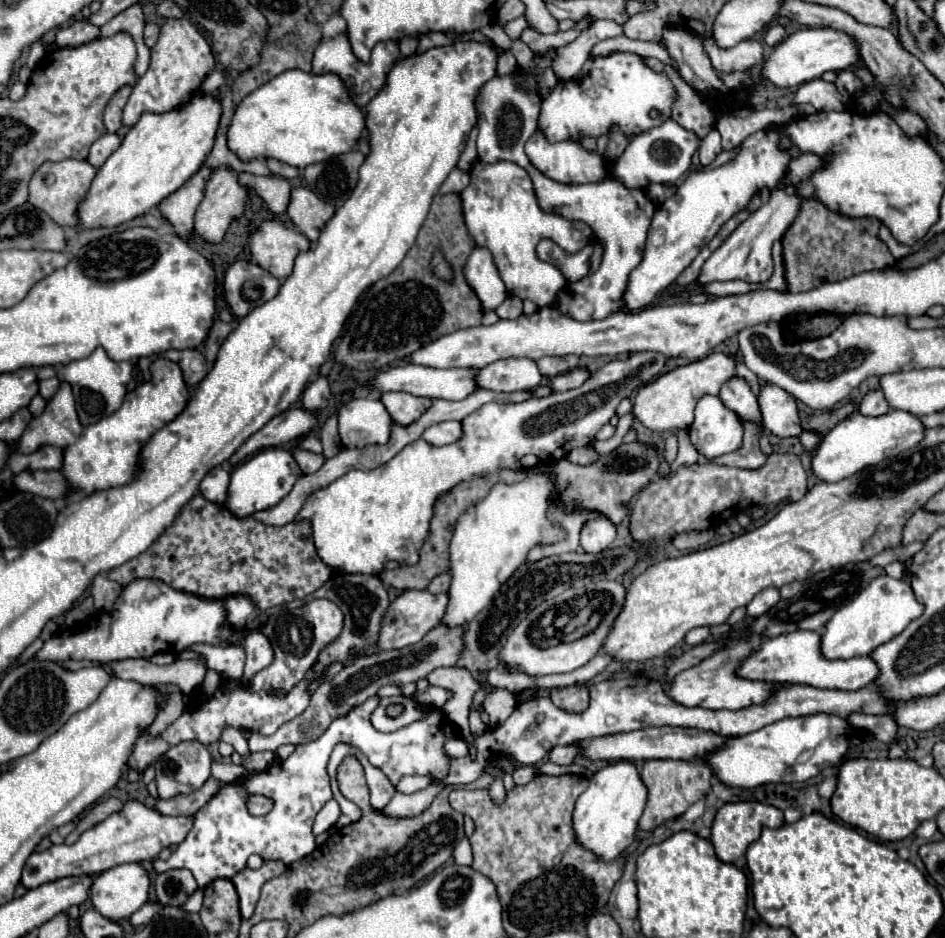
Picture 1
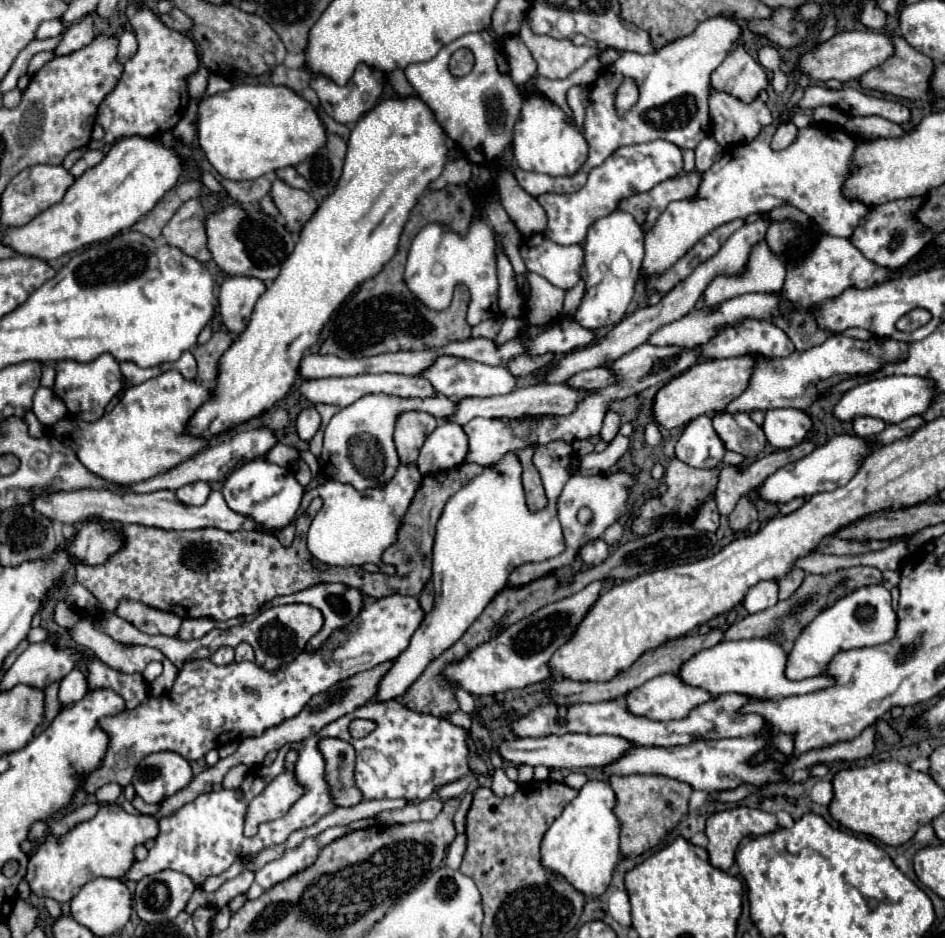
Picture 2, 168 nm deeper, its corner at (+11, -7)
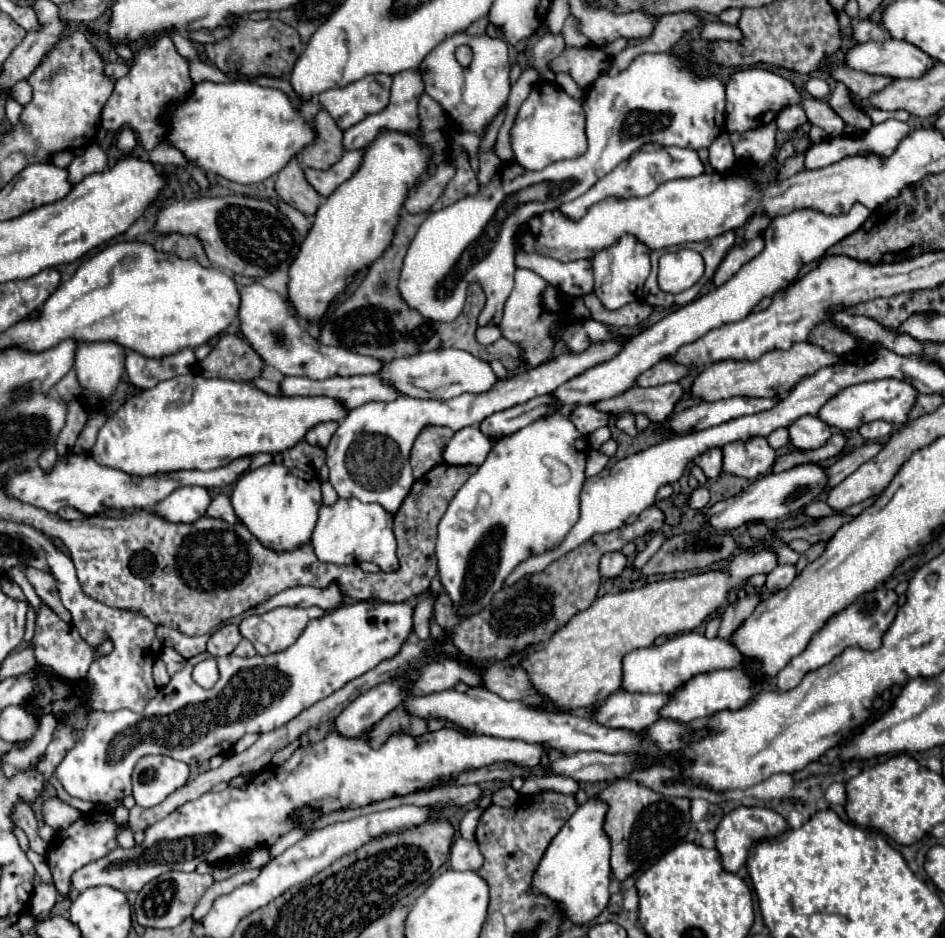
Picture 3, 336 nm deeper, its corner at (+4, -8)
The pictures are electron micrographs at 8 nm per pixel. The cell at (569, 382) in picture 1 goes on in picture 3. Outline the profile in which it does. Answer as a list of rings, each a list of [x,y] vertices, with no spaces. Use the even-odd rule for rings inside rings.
[[[660,360],[658,364],[654,364],[652,368],[648,368],[636,378],[636,386],[648,388],[648,386],[662,386],[668,382],[678,382],[688,372],[690,368],[678,368],[676,364],[670,364],[668,360]]]

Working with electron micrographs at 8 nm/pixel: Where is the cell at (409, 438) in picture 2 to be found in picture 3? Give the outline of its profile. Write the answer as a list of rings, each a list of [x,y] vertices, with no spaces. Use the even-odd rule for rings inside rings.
[[[426,426],[414,440],[410,452],[410,466],[414,470],[414,478],[422,478],[430,468],[442,464],[442,448],[446,440],[450,440],[454,432],[442,426]]]

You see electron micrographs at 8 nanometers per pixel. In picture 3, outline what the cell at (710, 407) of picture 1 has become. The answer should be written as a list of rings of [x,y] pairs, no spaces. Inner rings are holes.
[[[712,446],[712,448],[704,450],[704,452],[696,458],[696,464],[704,470],[704,474],[706,474],[708,478],[716,478],[716,476],[722,472],[722,460],[724,460],[722,448],[720,448],[720,446]]]

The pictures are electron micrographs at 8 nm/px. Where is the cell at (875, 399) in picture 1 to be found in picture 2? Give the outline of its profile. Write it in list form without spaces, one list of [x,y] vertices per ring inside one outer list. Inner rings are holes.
[[[857,417],[853,421],[853,431],[861,439],[869,439],[869,437],[881,433],[883,429],[885,429],[885,423],[881,419],[875,419],[875,417]]]

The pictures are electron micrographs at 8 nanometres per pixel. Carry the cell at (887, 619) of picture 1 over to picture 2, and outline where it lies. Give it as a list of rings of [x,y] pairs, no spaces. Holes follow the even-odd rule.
[[[883,585],[861,587],[859,591],[839,599],[827,611],[821,611],[801,633],[799,639],[793,641],[791,651],[787,655],[785,675],[791,681],[817,677],[827,669],[827,663],[835,653],[859,647],[875,647],[887,643],[895,637],[897,631],[897,615],[891,607],[891,595]]]

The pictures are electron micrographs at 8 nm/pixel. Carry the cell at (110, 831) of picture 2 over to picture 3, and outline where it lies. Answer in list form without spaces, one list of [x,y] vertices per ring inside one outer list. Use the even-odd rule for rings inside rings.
[[[90,812],[90,814],[84,814],[80,820],[76,820],[66,830],[60,830],[52,836],[50,840],[52,856],[48,850],[48,868],[52,872],[54,886],[62,898],[68,898],[72,890],[72,874],[76,870],[80,870],[82,866],[98,858],[104,858],[108,852],[118,848],[118,834],[122,828],[128,828],[128,824],[118,824],[110,812],[96,812],[96,814]]]

